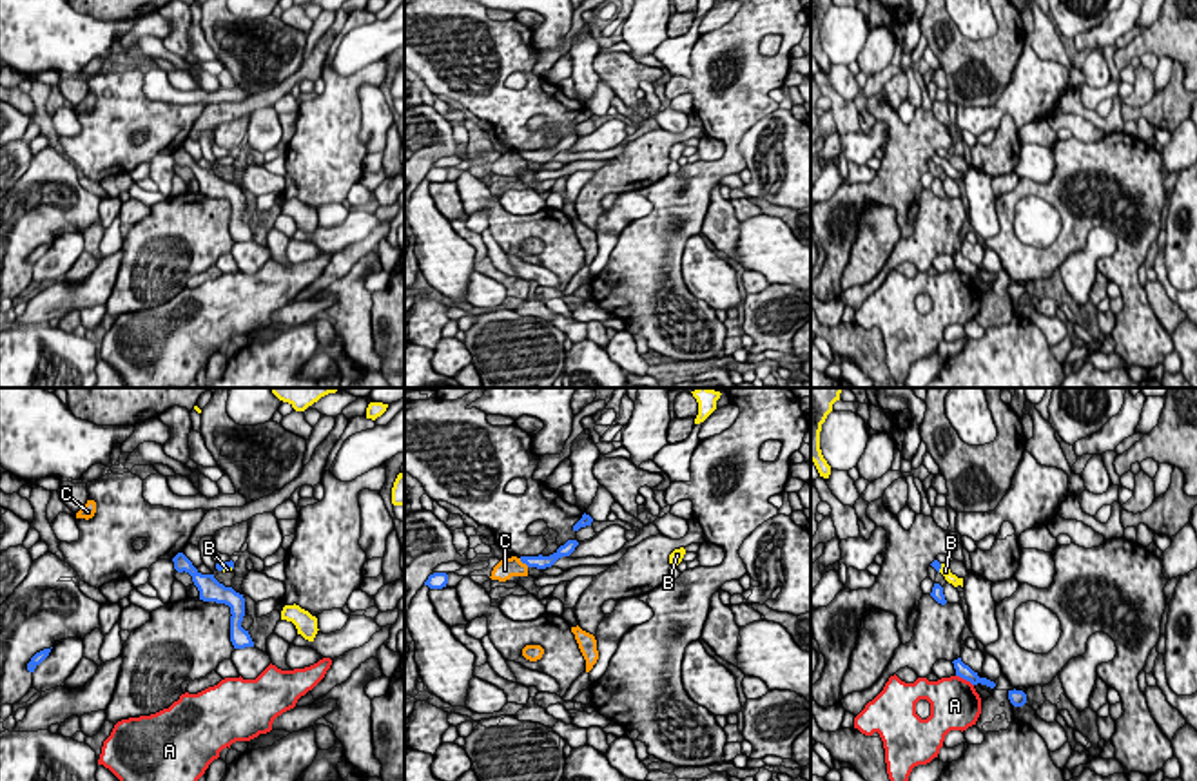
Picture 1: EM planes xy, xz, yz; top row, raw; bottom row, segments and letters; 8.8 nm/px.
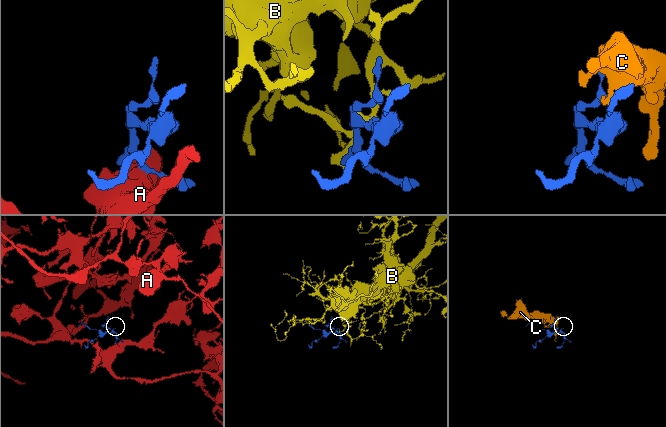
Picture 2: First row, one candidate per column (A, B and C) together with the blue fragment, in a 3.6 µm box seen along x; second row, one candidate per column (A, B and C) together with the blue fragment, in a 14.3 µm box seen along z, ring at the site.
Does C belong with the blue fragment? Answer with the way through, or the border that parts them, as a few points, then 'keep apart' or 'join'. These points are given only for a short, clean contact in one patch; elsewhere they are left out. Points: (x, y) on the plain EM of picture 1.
along xz (519, 153), (528, 160) | keep apart

